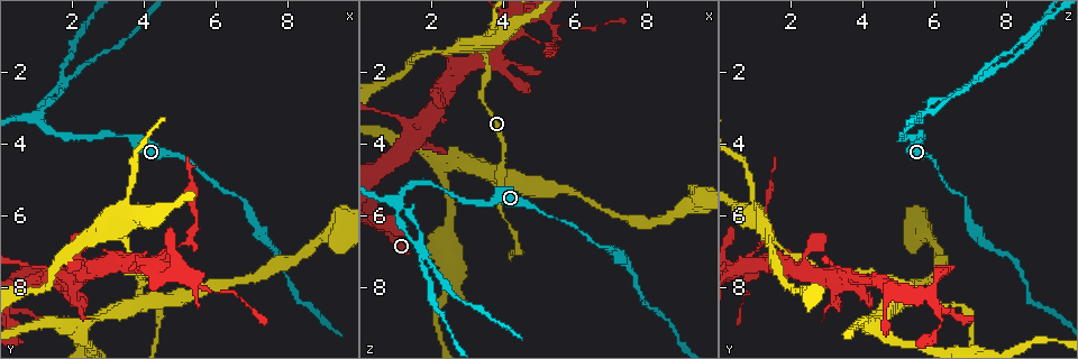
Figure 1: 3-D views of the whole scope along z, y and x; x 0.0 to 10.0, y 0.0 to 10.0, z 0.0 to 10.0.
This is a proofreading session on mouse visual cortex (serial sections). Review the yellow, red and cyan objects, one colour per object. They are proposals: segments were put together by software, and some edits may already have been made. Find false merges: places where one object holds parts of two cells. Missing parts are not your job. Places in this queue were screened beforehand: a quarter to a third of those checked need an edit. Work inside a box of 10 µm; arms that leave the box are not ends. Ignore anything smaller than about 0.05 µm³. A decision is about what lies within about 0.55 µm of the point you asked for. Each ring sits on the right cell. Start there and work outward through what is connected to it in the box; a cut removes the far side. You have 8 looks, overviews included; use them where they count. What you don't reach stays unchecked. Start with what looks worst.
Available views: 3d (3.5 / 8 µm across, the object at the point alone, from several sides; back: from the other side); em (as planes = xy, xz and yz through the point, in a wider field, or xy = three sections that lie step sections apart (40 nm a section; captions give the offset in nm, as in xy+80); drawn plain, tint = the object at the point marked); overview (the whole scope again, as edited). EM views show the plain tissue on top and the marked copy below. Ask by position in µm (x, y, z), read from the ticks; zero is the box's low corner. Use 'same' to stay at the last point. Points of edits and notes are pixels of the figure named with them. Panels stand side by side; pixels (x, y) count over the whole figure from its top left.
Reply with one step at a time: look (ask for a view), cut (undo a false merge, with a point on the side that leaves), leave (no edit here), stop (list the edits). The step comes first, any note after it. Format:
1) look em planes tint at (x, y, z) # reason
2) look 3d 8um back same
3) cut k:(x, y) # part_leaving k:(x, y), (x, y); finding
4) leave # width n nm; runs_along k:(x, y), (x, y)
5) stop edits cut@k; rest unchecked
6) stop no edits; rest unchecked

look 3d 3.5um at (4.90, 6.85, 1.15) # narrows sharply

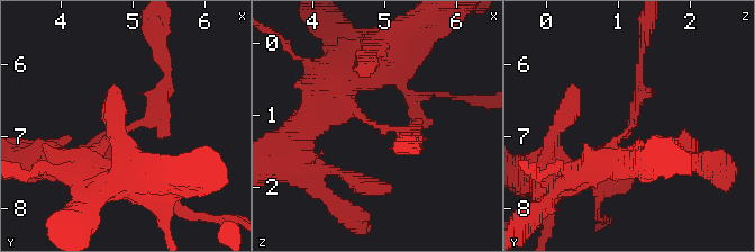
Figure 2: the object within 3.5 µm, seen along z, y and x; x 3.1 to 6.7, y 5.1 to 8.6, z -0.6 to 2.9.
look em xy step 2 tint at (4.95, 6.90, 1.20)

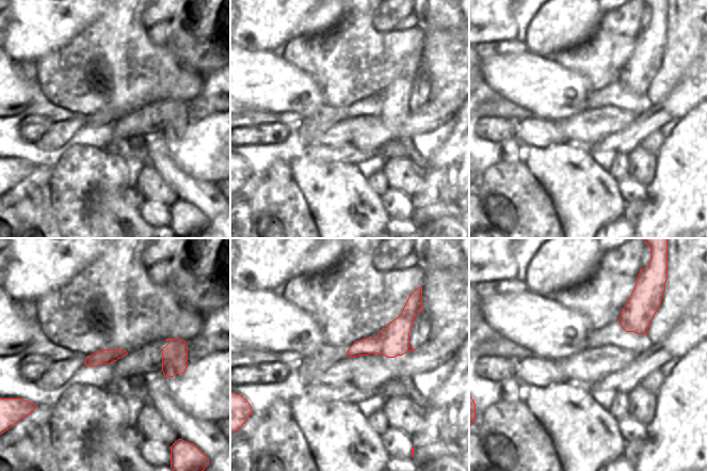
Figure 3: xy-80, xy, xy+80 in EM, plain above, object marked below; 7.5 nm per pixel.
cut 2:(145, 122) # part_leaving 2:(127, 128), (162, 104), (162, 55); two cells meet here

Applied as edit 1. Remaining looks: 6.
look overview

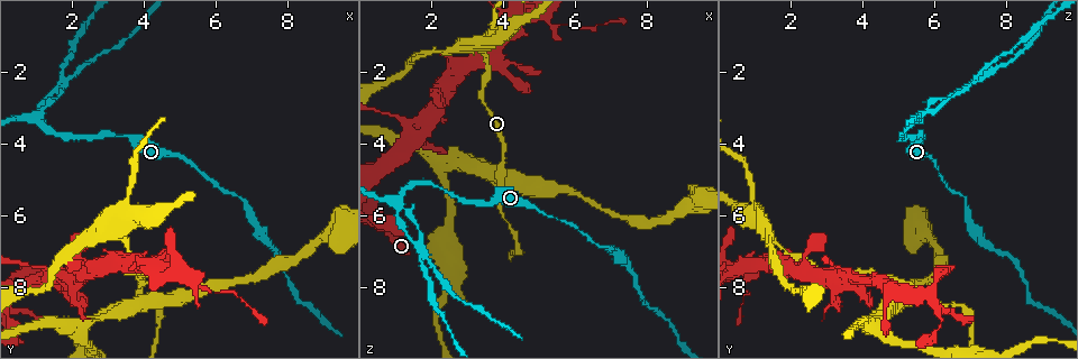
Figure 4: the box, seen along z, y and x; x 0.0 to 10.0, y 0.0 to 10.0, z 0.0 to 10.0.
look 3d 3.5um at (1.05, 3.25, 5.50) # branch point

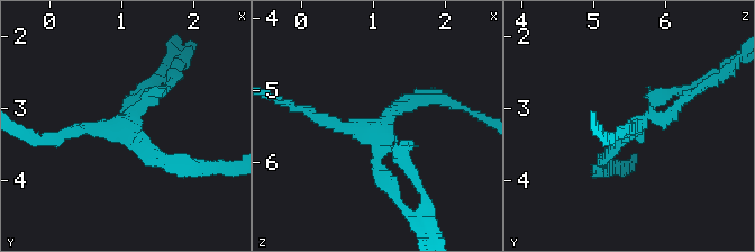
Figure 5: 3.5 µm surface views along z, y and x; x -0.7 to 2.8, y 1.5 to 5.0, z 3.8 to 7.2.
look em xy step 2 tint at (1.10, 3.30, 5.55) # shape alone is not enough

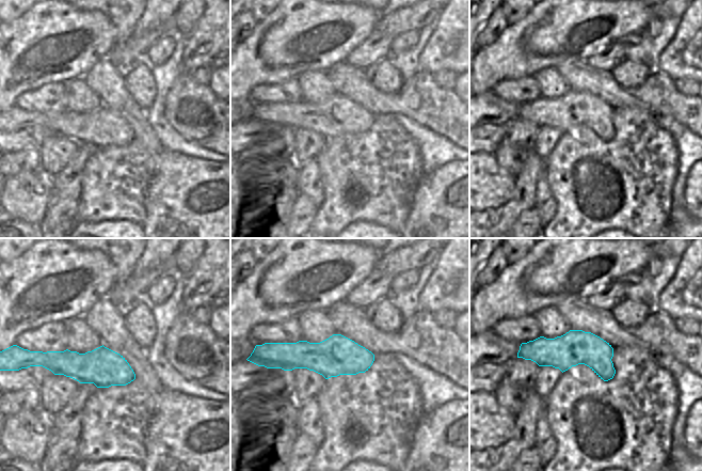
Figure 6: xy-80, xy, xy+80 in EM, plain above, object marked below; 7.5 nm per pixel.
cut 5:(387, 188) # part_leaving 5:(379, 158), (382, 178), (420, 226); a second cell is stuck on

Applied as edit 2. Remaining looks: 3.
stop edits cut@2, cut@5; rest unchecked

